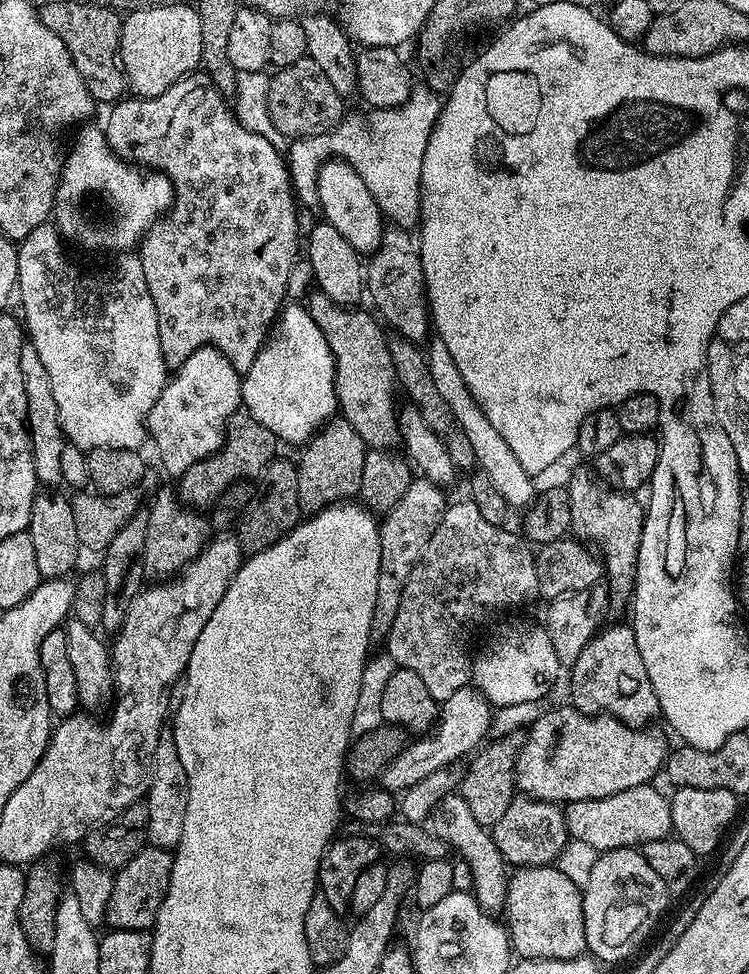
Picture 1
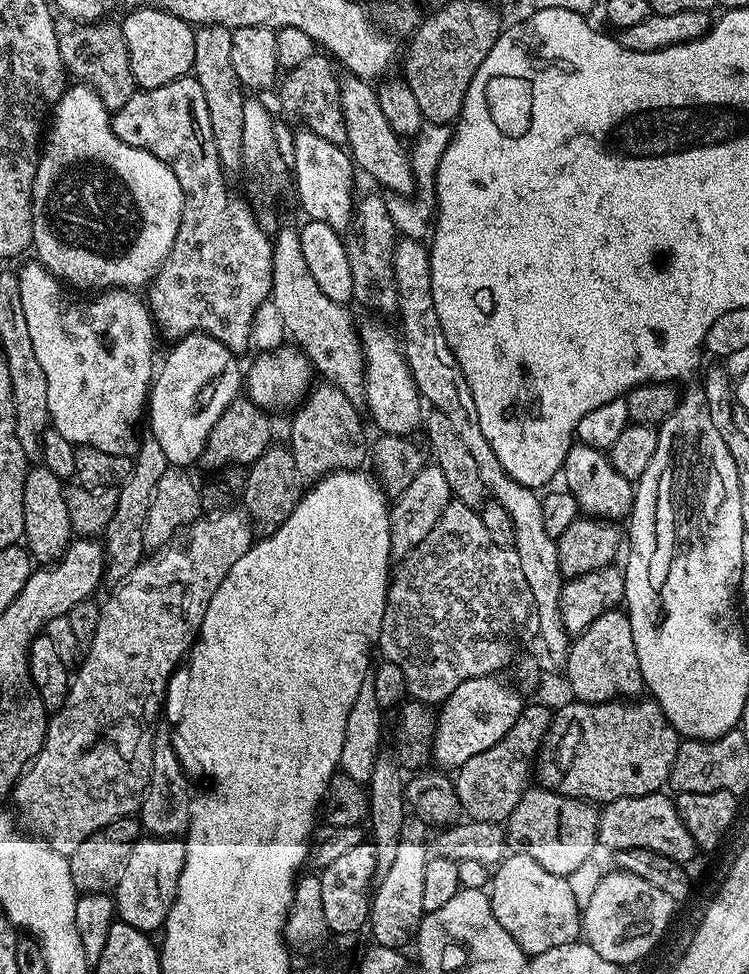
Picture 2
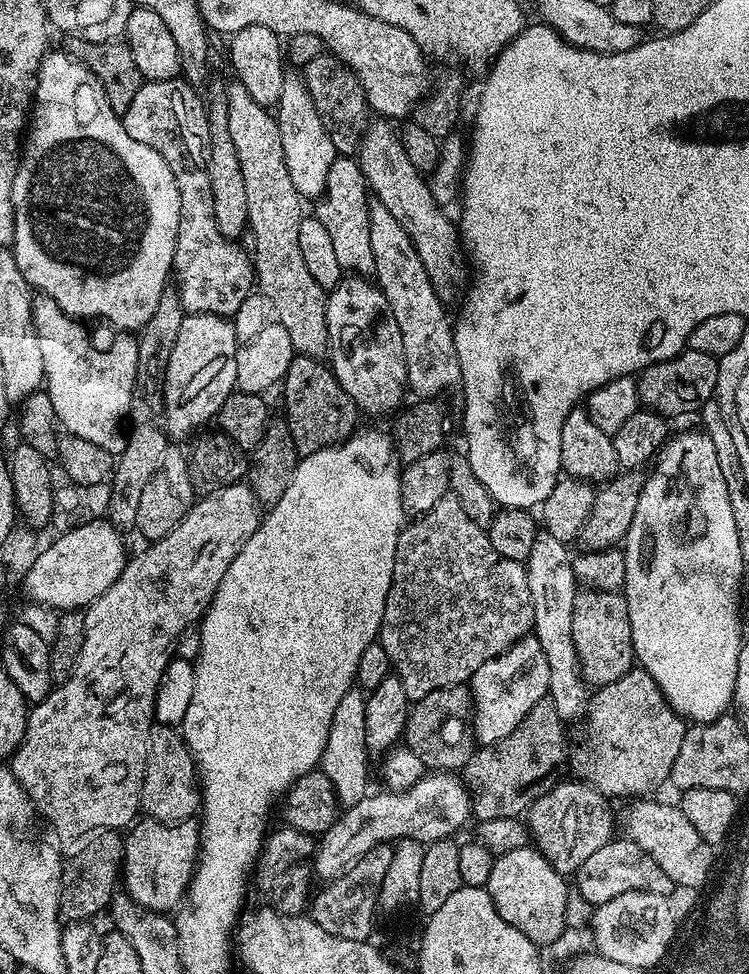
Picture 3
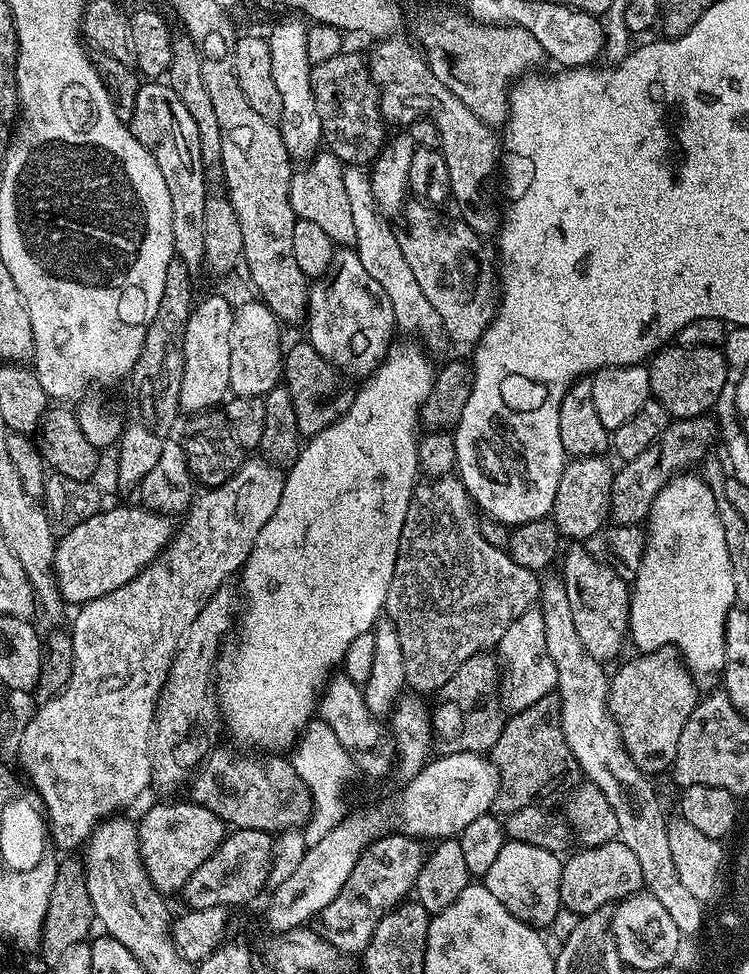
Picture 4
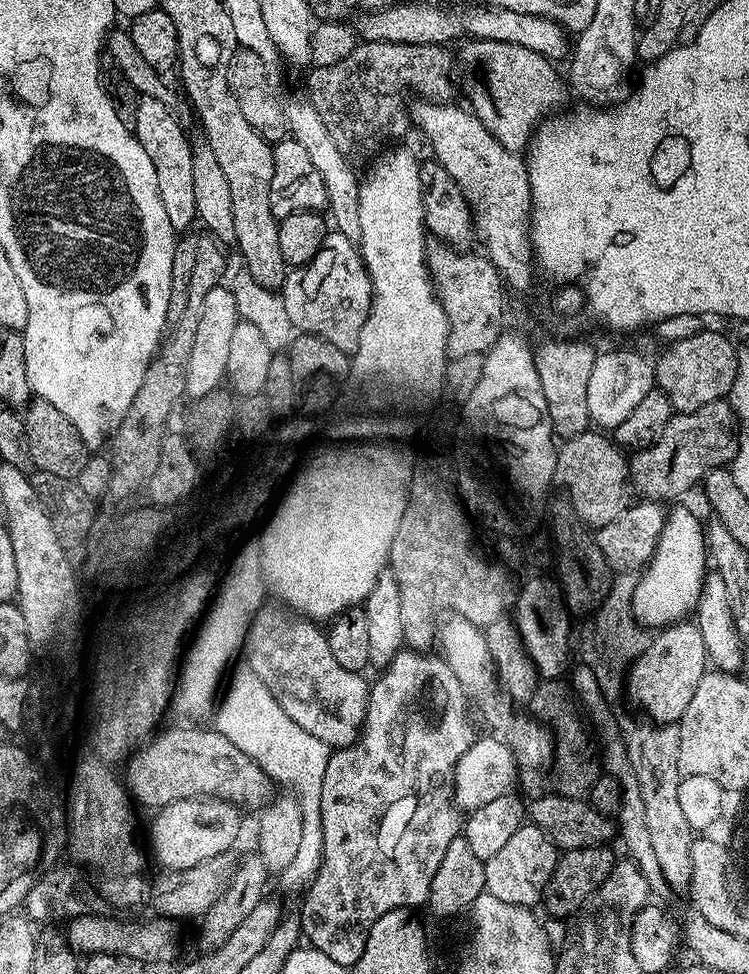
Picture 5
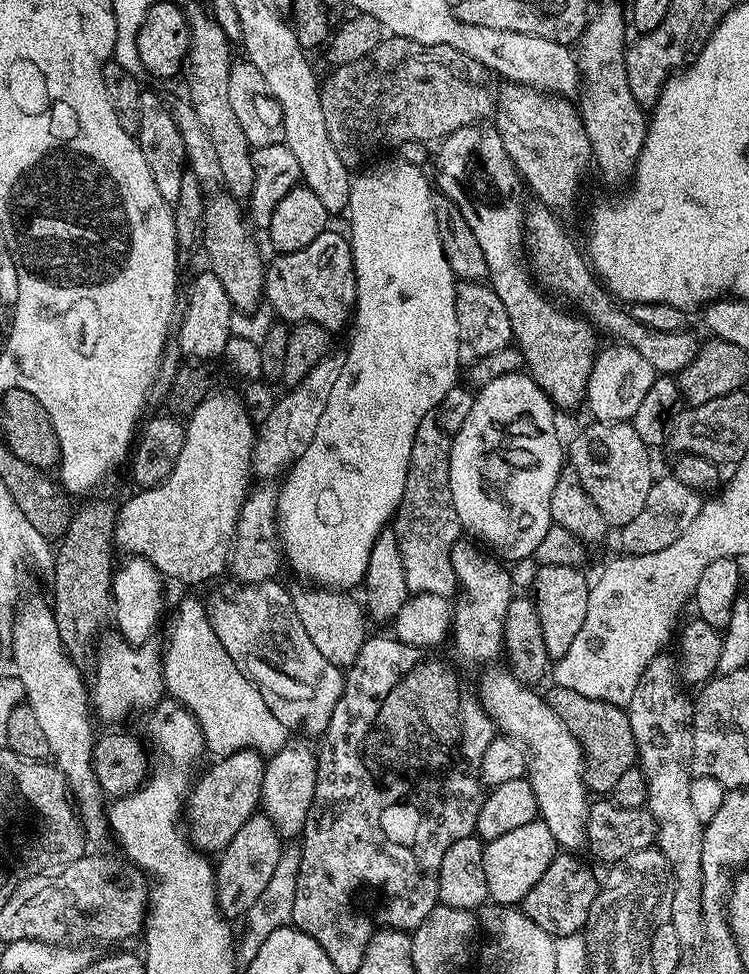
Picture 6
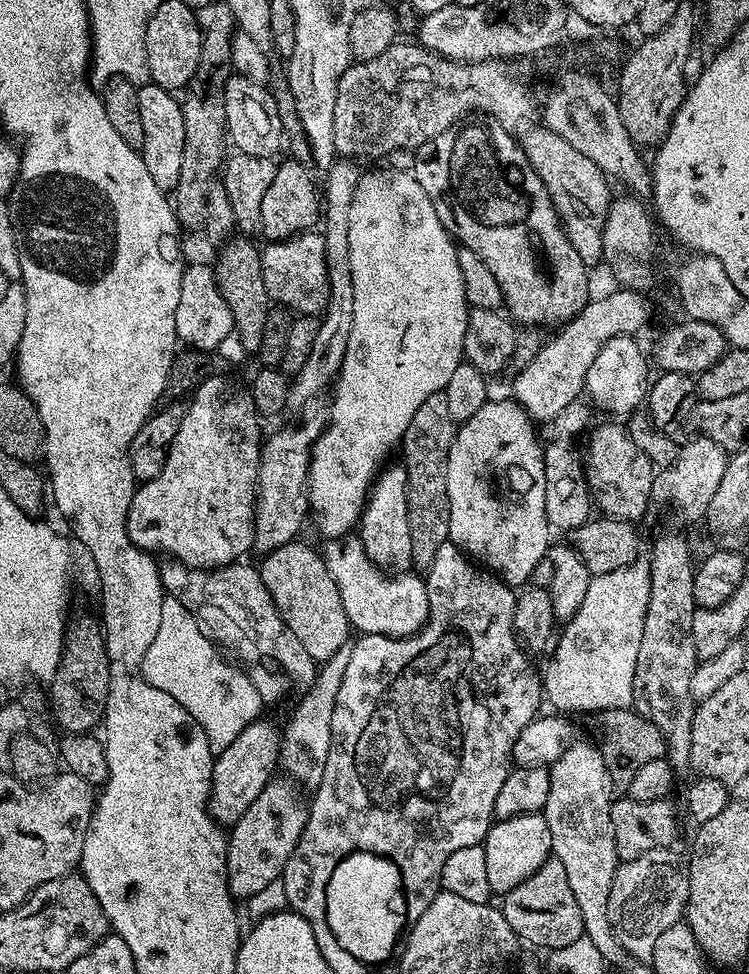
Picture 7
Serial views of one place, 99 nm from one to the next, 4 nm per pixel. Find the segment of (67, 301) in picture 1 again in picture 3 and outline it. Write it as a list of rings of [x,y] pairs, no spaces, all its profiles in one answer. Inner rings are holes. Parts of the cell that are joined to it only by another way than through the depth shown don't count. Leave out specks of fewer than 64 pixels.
[[[40,296],[32,305],[34,326],[42,346],[44,379],[59,427],[67,435],[86,438],[102,450],[118,454],[126,446],[126,421],[130,398],[134,394],[134,378],[138,374],[136,336],[120,334],[112,344],[112,352],[99,352],[79,319],[67,316],[49,296]]]

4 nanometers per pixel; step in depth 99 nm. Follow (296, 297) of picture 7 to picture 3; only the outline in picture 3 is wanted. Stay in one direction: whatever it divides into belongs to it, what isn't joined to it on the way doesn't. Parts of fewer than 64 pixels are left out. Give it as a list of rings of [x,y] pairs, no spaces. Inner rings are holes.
[[[348,274],[338,287],[327,293],[326,299],[330,367],[342,390],[350,394],[361,413],[369,412],[372,416],[395,413],[405,403],[408,371],[402,350],[402,330],[398,330],[386,294],[371,279]]]

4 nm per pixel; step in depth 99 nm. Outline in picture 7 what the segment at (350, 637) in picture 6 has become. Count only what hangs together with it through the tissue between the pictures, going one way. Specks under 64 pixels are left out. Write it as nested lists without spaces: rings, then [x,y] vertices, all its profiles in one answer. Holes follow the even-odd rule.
[[[300,543],[283,544],[273,552],[263,553],[261,560],[264,561],[258,564],[258,571],[285,626],[306,646],[306,654],[310,654],[312,660],[323,662],[349,643],[350,625],[346,610],[342,610],[342,598],[338,598],[338,586],[334,586],[330,578],[323,555],[310,545]]]

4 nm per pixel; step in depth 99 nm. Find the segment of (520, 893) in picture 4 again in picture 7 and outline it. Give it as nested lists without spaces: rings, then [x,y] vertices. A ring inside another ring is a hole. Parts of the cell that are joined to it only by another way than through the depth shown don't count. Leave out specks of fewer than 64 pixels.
[[[538,812],[525,816],[512,816],[509,820],[496,820],[489,828],[483,843],[486,850],[486,871],[493,894],[503,894],[514,890],[518,882],[526,882],[542,862],[552,856],[550,826],[546,818]]]

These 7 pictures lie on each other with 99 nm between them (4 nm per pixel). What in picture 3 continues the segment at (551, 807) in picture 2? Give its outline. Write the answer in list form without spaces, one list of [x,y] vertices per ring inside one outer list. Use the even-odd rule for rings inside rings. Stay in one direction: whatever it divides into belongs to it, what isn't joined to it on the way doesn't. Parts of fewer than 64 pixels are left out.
[[[573,778],[565,782],[557,782],[546,794],[542,794],[542,798],[538,798],[529,807],[526,813],[526,823],[530,833],[531,843],[537,852],[540,852],[550,862],[550,866],[554,866],[554,870],[558,870],[565,878],[571,877],[582,866],[582,862],[586,862],[586,858],[590,858],[597,852],[602,850],[602,846],[606,846],[608,841],[613,839],[614,832],[612,827],[617,827],[618,820],[612,817],[612,808],[609,797],[603,796],[600,791],[593,788],[587,782],[581,782],[579,779]]]

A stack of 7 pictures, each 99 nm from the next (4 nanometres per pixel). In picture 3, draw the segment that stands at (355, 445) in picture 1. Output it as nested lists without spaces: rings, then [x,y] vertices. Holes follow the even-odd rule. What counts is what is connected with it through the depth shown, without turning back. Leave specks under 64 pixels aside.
[[[296,354],[290,362],[282,381],[284,388],[284,408],[288,429],[300,454],[317,452],[331,444],[339,444],[357,431],[356,403],[342,390],[336,375],[323,359]]]

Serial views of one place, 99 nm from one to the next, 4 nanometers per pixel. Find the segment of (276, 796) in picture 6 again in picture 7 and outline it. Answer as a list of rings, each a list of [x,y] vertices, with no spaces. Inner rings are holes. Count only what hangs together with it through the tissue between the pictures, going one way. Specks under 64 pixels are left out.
[[[346,643],[333,657],[321,663],[317,669],[315,682],[299,697],[300,702],[281,733],[279,767],[283,773],[289,774],[299,785],[304,784],[308,787],[308,790],[314,790],[320,785],[322,774],[325,773],[326,758],[329,756],[332,741],[330,721],[333,717],[334,704],[337,702],[338,689],[342,684],[343,675],[346,674],[351,653],[352,644]]]

